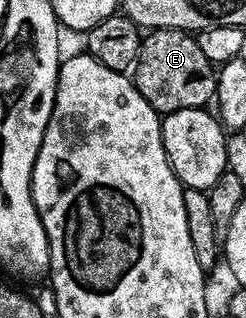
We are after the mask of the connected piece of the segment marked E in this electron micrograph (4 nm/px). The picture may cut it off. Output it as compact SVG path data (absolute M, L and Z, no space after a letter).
M155 28L143 35L132 79L145 101L162 116L176 110L207 107L218 91L215 65L204 58L197 39L179 28Z

